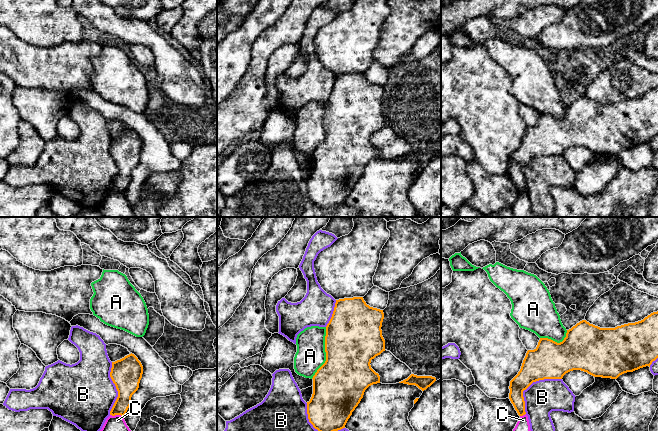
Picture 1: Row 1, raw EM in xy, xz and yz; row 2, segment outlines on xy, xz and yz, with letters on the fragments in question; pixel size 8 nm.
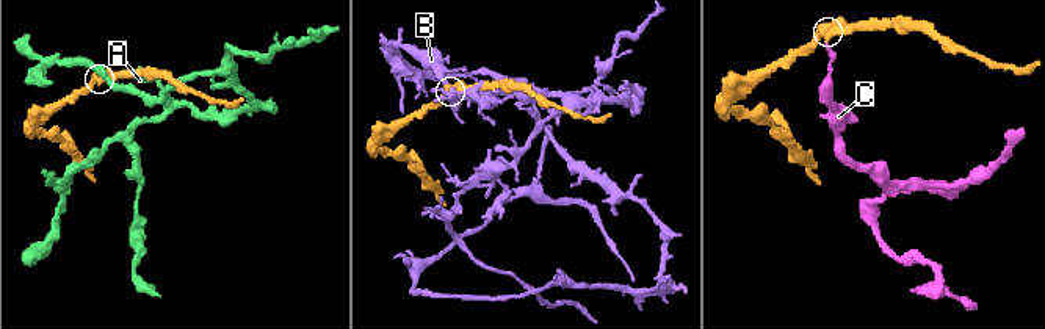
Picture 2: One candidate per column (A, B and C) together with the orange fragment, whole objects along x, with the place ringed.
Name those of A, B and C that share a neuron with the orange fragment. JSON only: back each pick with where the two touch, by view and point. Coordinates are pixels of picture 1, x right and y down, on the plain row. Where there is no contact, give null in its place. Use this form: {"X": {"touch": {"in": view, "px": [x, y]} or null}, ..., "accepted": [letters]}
{"accepted": []}

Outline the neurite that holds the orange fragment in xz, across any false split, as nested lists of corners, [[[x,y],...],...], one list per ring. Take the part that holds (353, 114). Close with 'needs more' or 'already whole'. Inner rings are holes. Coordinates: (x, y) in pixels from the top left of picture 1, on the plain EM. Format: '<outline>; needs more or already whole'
[[[363,73],[336,76],[326,102],[326,137],[313,152],[313,170],[307,178],[309,198],[324,210],[345,204],[352,188],[363,174],[365,166],[380,159],[380,152],[371,144],[371,136],[385,127],[382,112],[383,86],[370,83]]]; already whole

